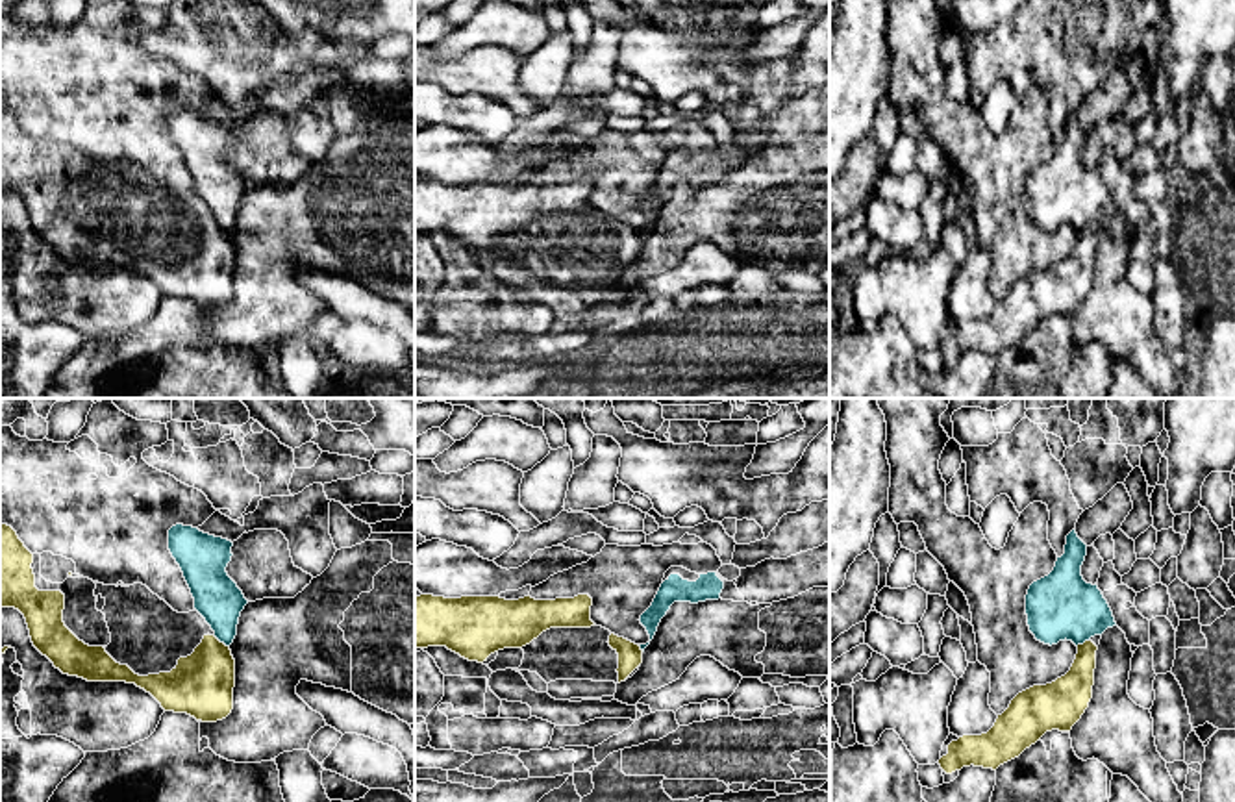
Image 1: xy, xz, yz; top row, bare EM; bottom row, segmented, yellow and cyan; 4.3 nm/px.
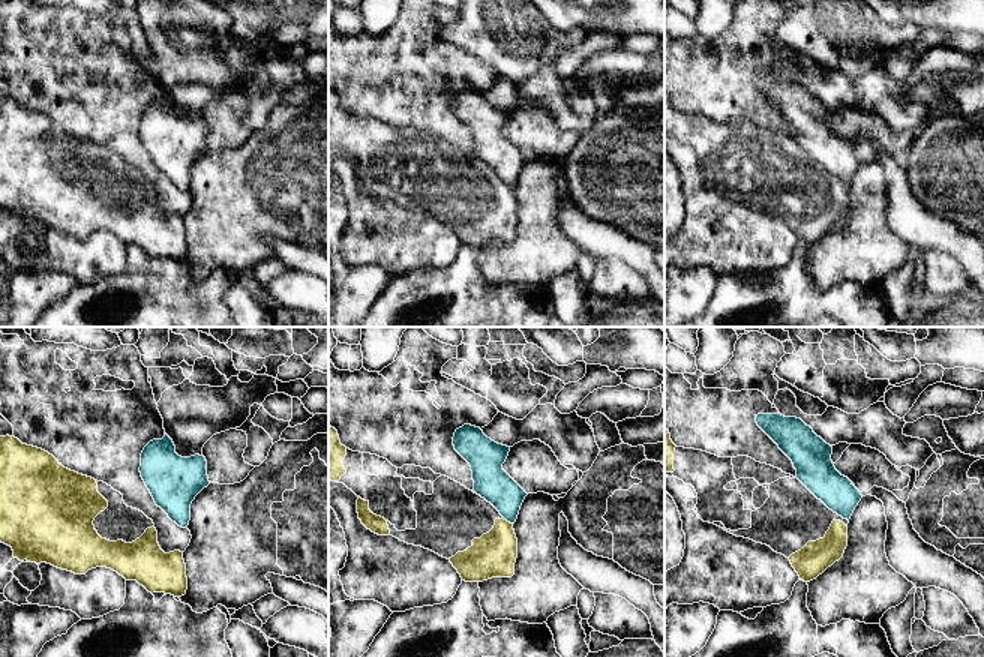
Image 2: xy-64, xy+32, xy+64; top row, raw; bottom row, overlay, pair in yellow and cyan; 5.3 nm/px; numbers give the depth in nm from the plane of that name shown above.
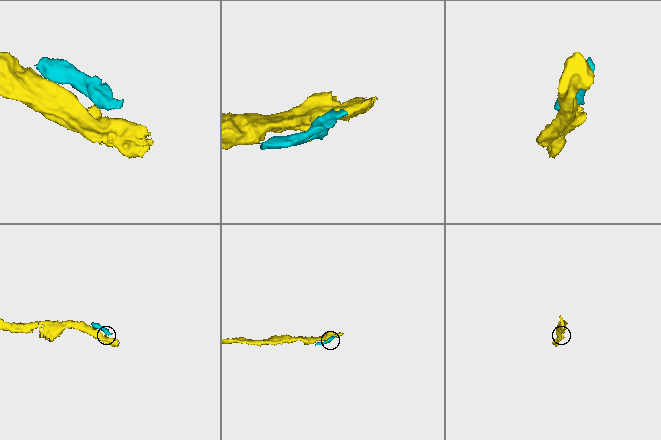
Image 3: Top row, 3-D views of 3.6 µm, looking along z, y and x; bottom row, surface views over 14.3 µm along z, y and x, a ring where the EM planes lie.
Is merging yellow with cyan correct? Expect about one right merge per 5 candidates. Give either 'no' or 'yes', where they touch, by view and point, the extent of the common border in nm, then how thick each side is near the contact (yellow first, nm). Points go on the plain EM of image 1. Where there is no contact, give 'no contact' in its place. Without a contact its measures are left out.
no; contact xy (219, 226); length 90 nm; calibres 280 and 200 nm

